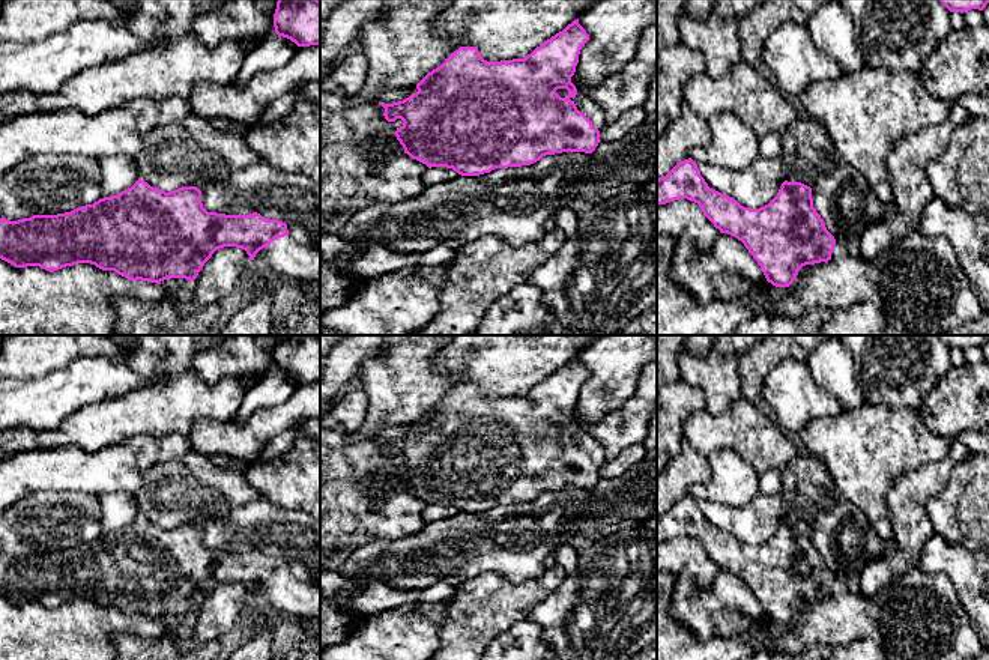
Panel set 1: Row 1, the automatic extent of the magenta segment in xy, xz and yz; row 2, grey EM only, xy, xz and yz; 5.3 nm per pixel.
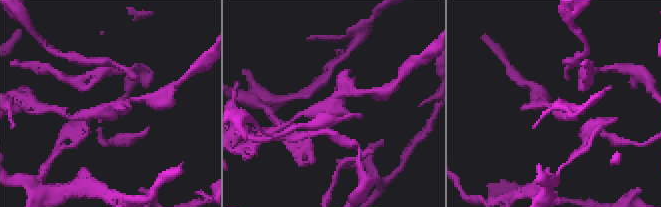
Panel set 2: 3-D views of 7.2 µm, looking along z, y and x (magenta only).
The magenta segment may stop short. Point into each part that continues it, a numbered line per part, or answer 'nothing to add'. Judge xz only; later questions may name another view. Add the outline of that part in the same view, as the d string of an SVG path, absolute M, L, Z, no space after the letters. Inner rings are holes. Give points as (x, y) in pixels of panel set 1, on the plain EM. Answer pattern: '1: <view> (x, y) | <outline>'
1: xz (589, 445) | M583 430L576 431L574 441L577 447L583 450L598 468L601 468L606 463L607 459L604 456L604 448L598 441L591 437Z

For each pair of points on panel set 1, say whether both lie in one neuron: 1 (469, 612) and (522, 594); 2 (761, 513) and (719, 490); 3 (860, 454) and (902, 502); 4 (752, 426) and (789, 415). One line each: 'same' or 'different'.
1: same
2: different
3: different
4: different

